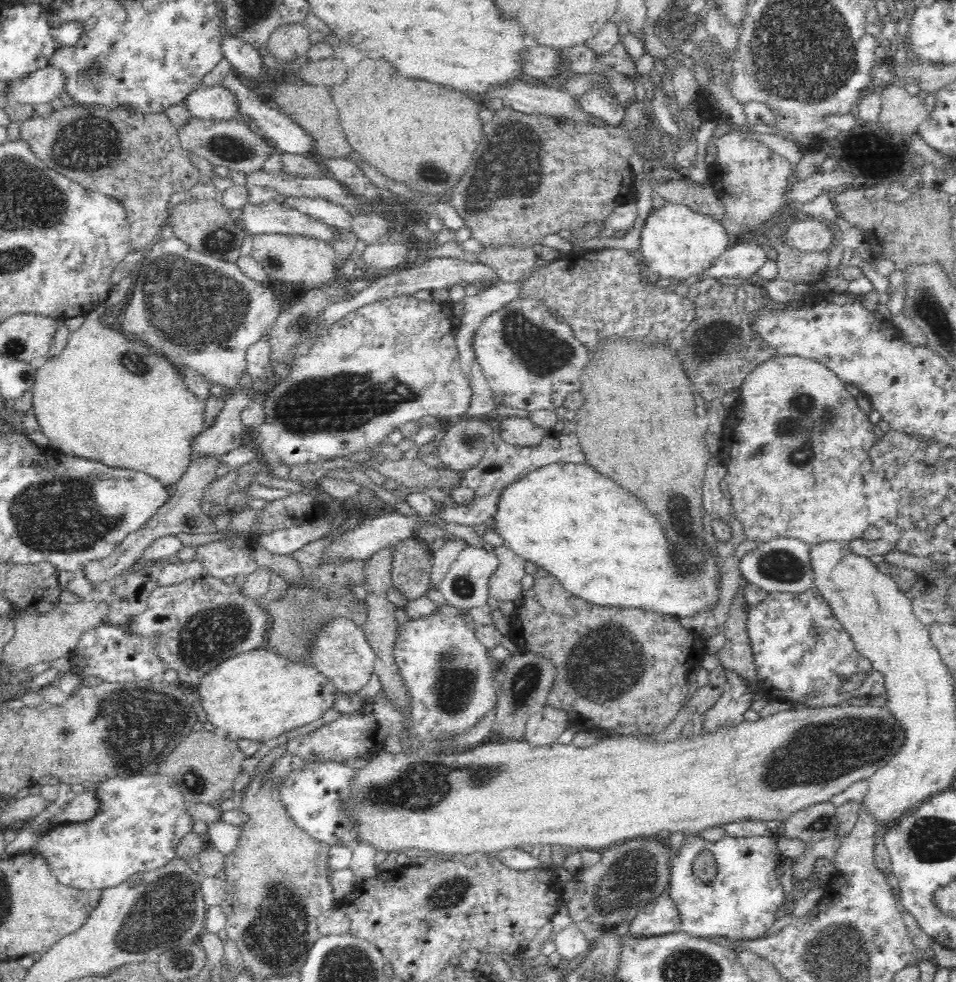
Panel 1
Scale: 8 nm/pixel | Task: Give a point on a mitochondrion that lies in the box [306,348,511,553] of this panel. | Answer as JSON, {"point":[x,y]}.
{"point":[470,440]}

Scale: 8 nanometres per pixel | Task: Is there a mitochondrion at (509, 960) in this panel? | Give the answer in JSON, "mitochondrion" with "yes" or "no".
{"mitochondrion":"no"}

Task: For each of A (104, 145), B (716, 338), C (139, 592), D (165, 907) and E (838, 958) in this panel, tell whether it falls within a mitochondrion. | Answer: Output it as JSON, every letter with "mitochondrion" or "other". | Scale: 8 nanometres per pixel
{"A":"mitochondrion","B":"other","C":"other","D":"mitochondrion","E":"mitochondrion"}

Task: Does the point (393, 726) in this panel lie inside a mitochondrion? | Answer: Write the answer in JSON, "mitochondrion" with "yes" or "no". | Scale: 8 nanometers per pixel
{"mitochondrion":"no"}

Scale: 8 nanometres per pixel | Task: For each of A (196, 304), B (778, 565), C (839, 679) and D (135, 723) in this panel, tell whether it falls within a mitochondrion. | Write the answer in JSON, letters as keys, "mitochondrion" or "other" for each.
{"A":"mitochondrion","B":"mitochondrion","C":"other","D":"mitochondrion"}

